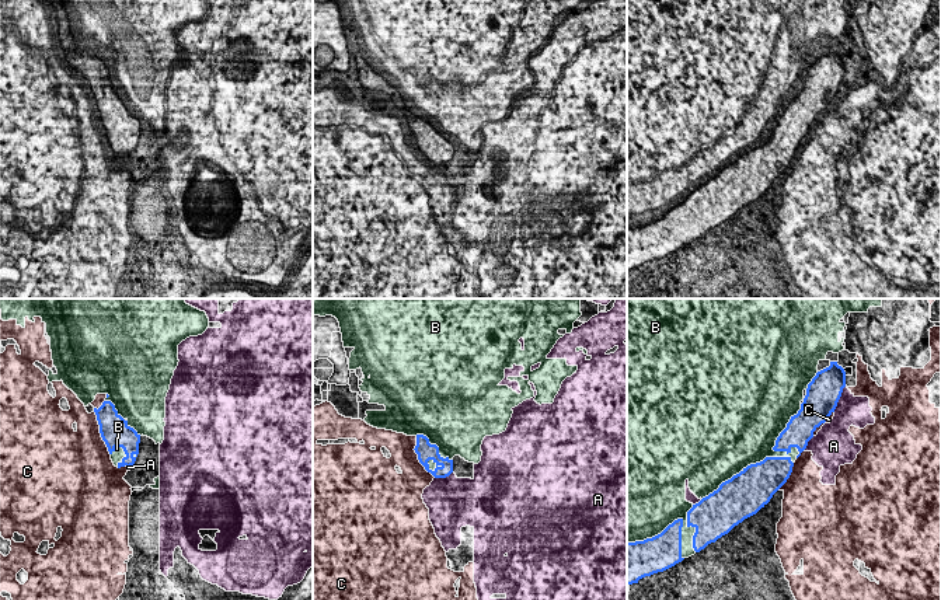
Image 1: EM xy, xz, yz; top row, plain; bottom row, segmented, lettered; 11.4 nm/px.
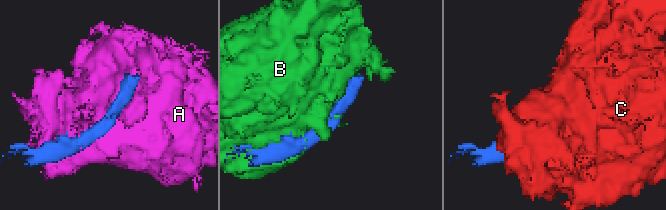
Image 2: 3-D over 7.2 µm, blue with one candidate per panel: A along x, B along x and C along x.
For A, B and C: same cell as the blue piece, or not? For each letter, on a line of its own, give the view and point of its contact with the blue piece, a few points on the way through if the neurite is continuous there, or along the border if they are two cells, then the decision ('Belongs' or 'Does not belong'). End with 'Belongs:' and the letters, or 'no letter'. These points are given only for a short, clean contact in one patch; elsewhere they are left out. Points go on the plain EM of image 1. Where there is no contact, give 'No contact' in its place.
A: Touches blue at yz (839, 84). Does not belong
B: Touches blue at yz (773, 143). Does not belong
C: Touches blue at xy (100, 118). Does not belong
Belongs: no letter

